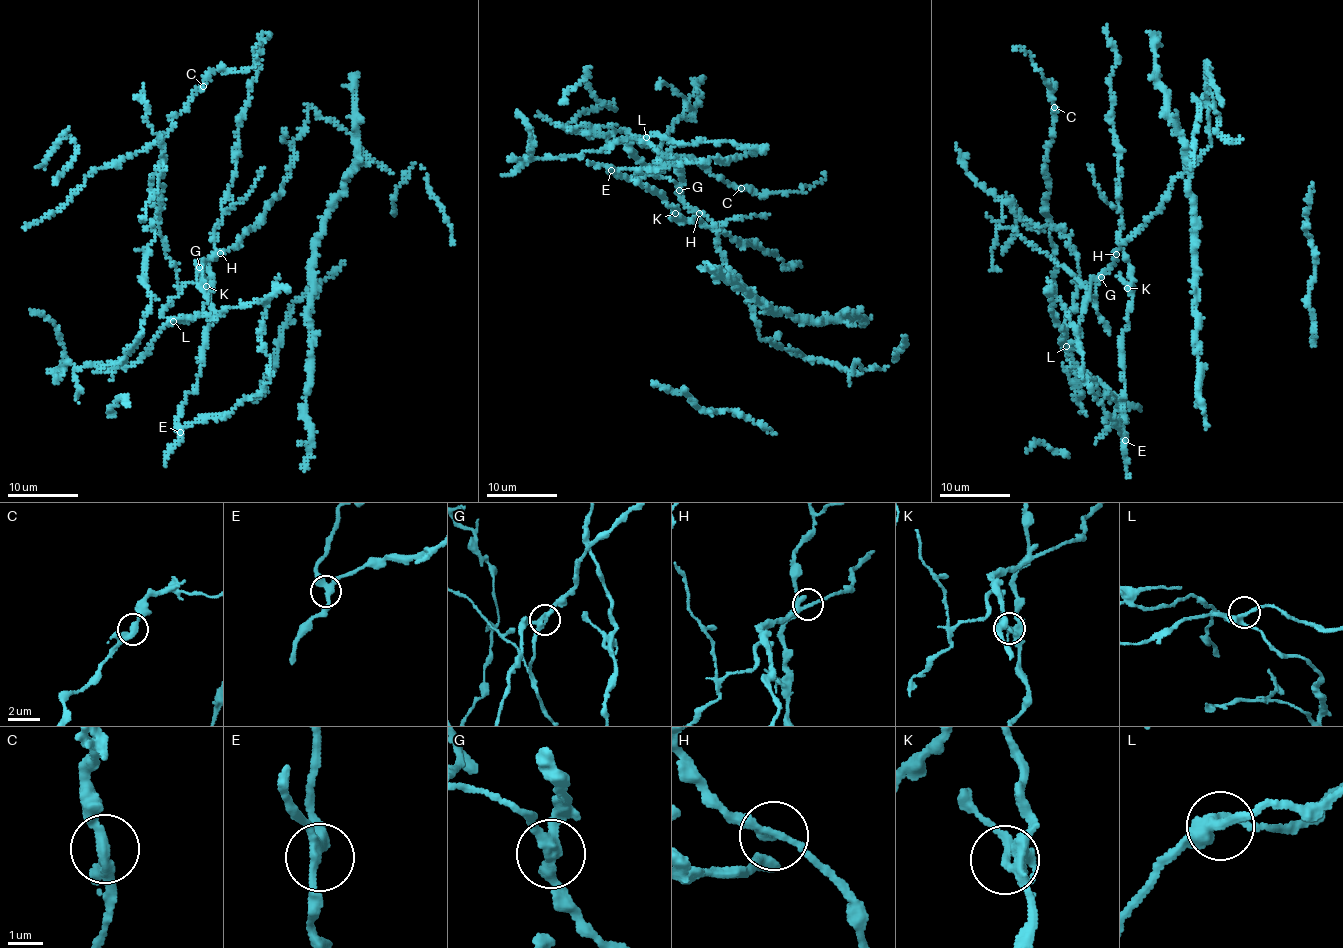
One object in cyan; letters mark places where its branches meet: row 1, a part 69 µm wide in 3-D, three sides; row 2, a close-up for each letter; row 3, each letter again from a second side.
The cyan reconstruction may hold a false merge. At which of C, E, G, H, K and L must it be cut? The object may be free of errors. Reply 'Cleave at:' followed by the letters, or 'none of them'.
Cleave at: G

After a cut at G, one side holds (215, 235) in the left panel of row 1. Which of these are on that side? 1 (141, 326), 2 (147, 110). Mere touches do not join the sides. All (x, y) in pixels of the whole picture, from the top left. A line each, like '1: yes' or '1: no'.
1: no
2: no

